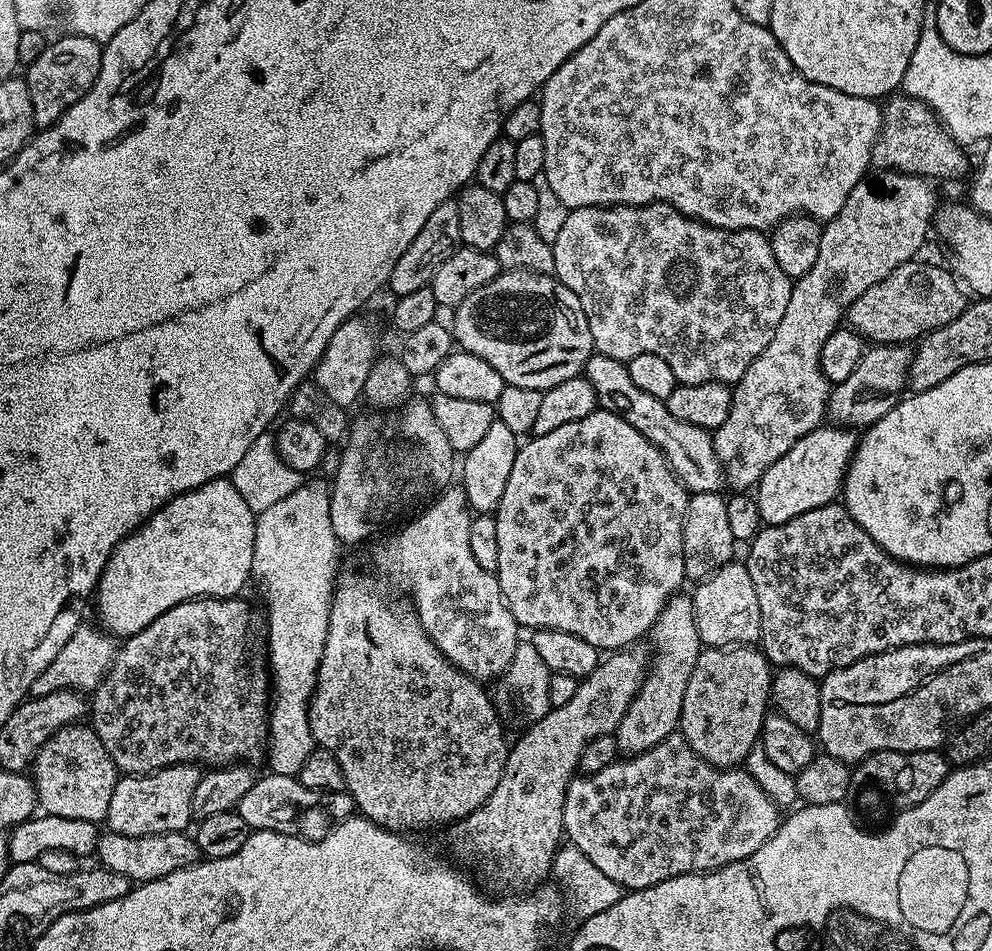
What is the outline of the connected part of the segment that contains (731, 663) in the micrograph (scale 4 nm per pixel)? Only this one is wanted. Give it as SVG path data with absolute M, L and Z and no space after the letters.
M705 647L698 662L694 662L690 682L686 682L686 694L682 698L682 714L678 725L679 735L684 736L689 746L715 768L734 768L743 765L750 750L757 747L762 722L770 711L773 675L773 665L768 663L759 647Z

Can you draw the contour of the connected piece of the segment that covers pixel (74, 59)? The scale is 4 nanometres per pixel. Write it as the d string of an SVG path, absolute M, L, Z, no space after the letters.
M64 34L61 40L53 39L42 50L38 62L27 65L26 79L30 90L30 106L34 106L36 128L49 128L74 102L78 102L94 86L104 53L101 41L85 36Z

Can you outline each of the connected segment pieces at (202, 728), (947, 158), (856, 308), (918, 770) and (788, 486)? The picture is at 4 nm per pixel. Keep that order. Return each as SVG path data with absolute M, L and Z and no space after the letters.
M201 596L198 600L187 600L166 614L158 614L146 630L127 637L119 645L112 666L103 680L90 696L90 726L98 734L102 746L110 754L117 769L124 774L143 774L156 772L160 768L169 768L175 764L195 764L197 766L227 766L237 762L253 762L265 755L268 742L268 718L270 715L270 676L267 671L256 668L251 672L247 668L248 660L244 651L248 648L248 604L244 598L217 600L214 596Z
M893 94L883 101L882 111L880 113L880 137L876 139L876 141L874 142L874 146L872 147L871 167L873 169L891 170L894 172L909 172L911 176L922 176L925 178L933 178L932 176L937 176L937 178L940 180L960 180L964 175L965 179L965 177L967 177L970 172L970 164L968 168L968 156L964 152L967 151L965 151L965 149L961 147L961 145L956 143L955 138L952 137L947 129L943 127L931 108L928 108L927 105L922 103L922 101L915 100L913 97L907 96L905 94Z
M920 258L902 262L902 266L890 270L882 282L870 286L866 294L859 296L848 307L847 327L873 345L908 346L929 332L954 322L954 318L958 318L958 314L968 307L970 300L964 297L965 289L958 283L957 277L947 267L944 268L936 264L923 264Z
M943 751L931 752L875 752L852 768L848 800L857 813L872 820L891 821L899 812L918 806L948 776L950 765Z
M821 426L798 438L798 442L794 442L794 446L790 446L790 450L786 450L786 454L782 454L782 458L778 458L778 462L774 462L774 466L770 466L766 474L762 474L760 483L754 489L761 521L765 525L790 522L790 518L798 518L798 514L806 514L806 510L833 503L841 495L844 476L856 453L857 443L857 433L843 426Z

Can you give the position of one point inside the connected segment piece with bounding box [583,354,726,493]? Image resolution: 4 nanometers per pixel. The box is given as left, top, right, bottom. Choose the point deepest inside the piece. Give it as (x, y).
(690, 452)

